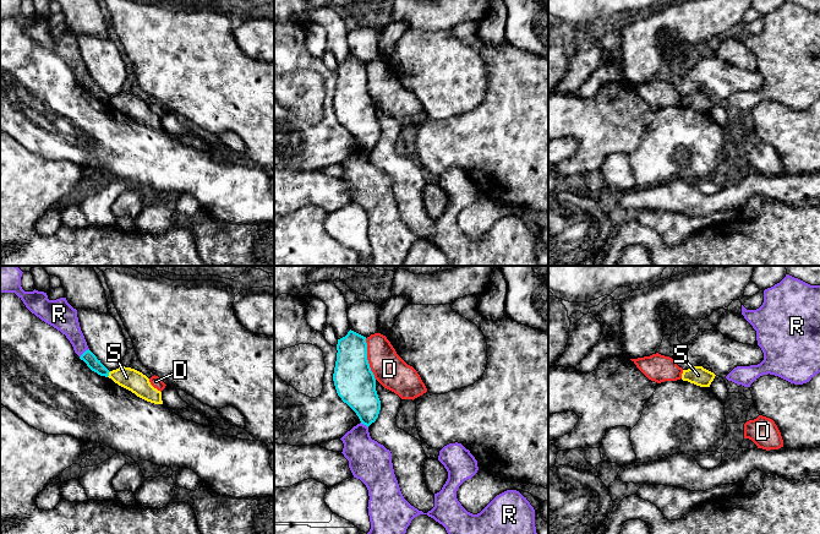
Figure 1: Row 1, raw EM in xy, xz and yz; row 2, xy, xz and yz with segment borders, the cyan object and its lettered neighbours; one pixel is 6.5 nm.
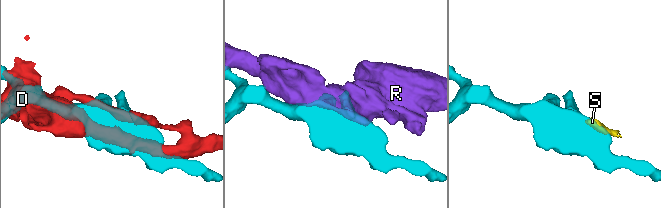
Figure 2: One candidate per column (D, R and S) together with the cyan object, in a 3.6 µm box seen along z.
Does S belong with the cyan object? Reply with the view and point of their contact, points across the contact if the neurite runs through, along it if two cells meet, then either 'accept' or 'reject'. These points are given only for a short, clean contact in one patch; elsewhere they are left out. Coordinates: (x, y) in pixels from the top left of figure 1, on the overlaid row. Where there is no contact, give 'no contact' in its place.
contact xy (108, 374); border xy (110, 371), (107, 376); reject

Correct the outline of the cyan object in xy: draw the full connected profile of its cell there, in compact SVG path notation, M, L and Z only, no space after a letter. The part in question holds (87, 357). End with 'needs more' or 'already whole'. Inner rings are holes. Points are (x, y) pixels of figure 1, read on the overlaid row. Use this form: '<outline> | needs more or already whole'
M88 349L86 350L81 356L80 356L81 360L83 360L87 366L97 372L98 375L100 376L105 376L108 377L109 376L109 370L100 363L100 360L97 359L97 356Z | already whole

